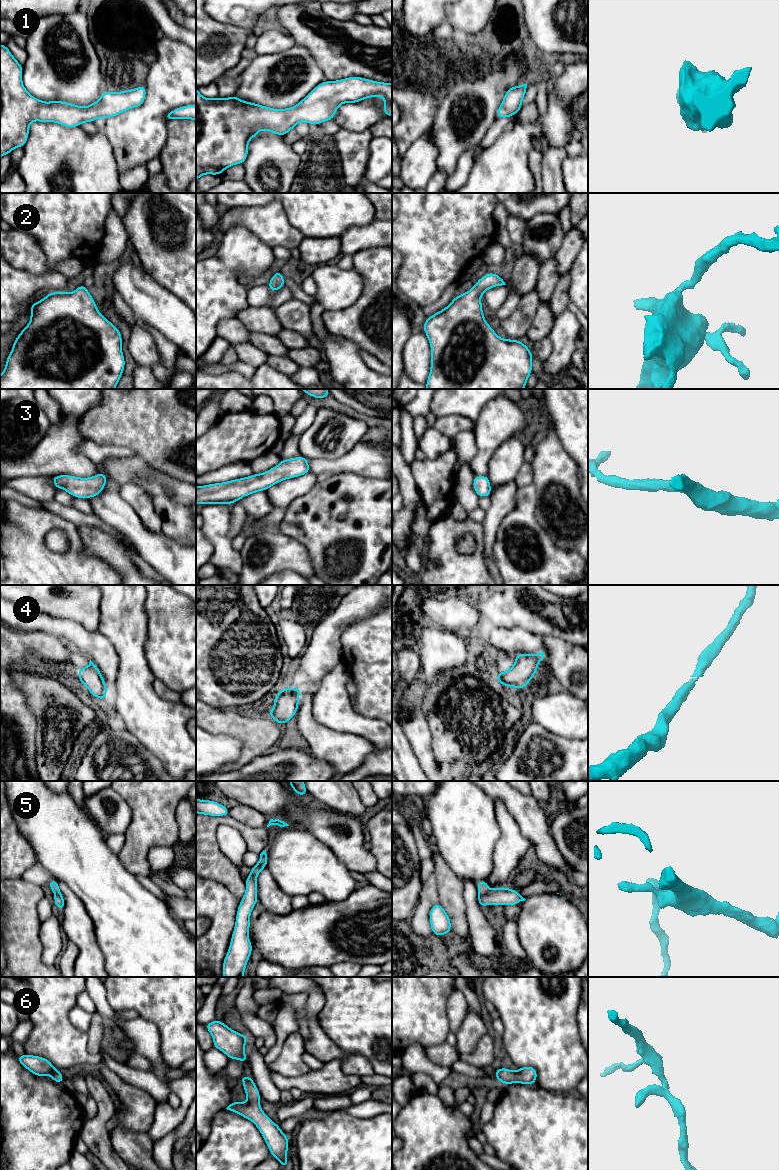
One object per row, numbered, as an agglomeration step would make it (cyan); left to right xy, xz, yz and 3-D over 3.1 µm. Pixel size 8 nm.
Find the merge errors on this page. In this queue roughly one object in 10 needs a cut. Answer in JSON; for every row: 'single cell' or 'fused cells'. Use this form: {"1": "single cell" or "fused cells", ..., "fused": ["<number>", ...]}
{"1": "single cell", "2": "single cell", "3": "single cell", "4": "single cell", "5": "single cell", "6": "single cell", "fused": []}

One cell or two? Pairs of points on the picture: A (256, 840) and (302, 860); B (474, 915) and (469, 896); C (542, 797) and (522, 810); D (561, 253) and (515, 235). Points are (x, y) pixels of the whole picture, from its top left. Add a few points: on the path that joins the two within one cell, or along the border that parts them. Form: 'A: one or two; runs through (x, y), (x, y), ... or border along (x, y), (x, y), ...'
A: two; border along (269, 842), (265, 849)
B: one; runs through (474, 910), (471, 901)
C: two; border along (532, 794), (541, 803)
D: two; border along (527, 221), (521, 243)

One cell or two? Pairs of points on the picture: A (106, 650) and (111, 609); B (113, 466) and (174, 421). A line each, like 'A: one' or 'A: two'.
A: two
B: two

